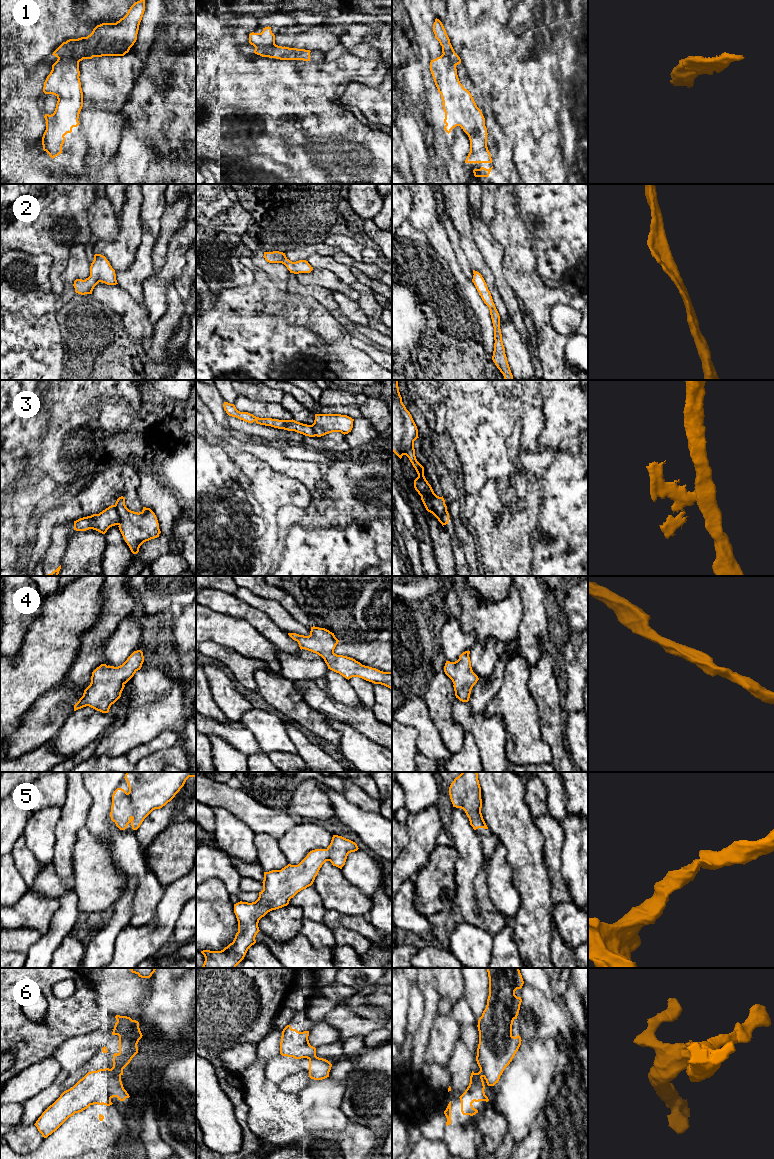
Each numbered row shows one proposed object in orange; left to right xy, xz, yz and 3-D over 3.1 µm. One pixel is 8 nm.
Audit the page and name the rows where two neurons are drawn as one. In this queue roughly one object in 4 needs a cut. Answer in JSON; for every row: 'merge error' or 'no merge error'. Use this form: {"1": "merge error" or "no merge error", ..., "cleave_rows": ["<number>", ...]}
{"1": "merge error", "2": "no merge error", "3": "merge error", "4": "no merge error", "5": "no merge error", "6": "merge error", "cleave_rows": ["1", "3", "6"]}

